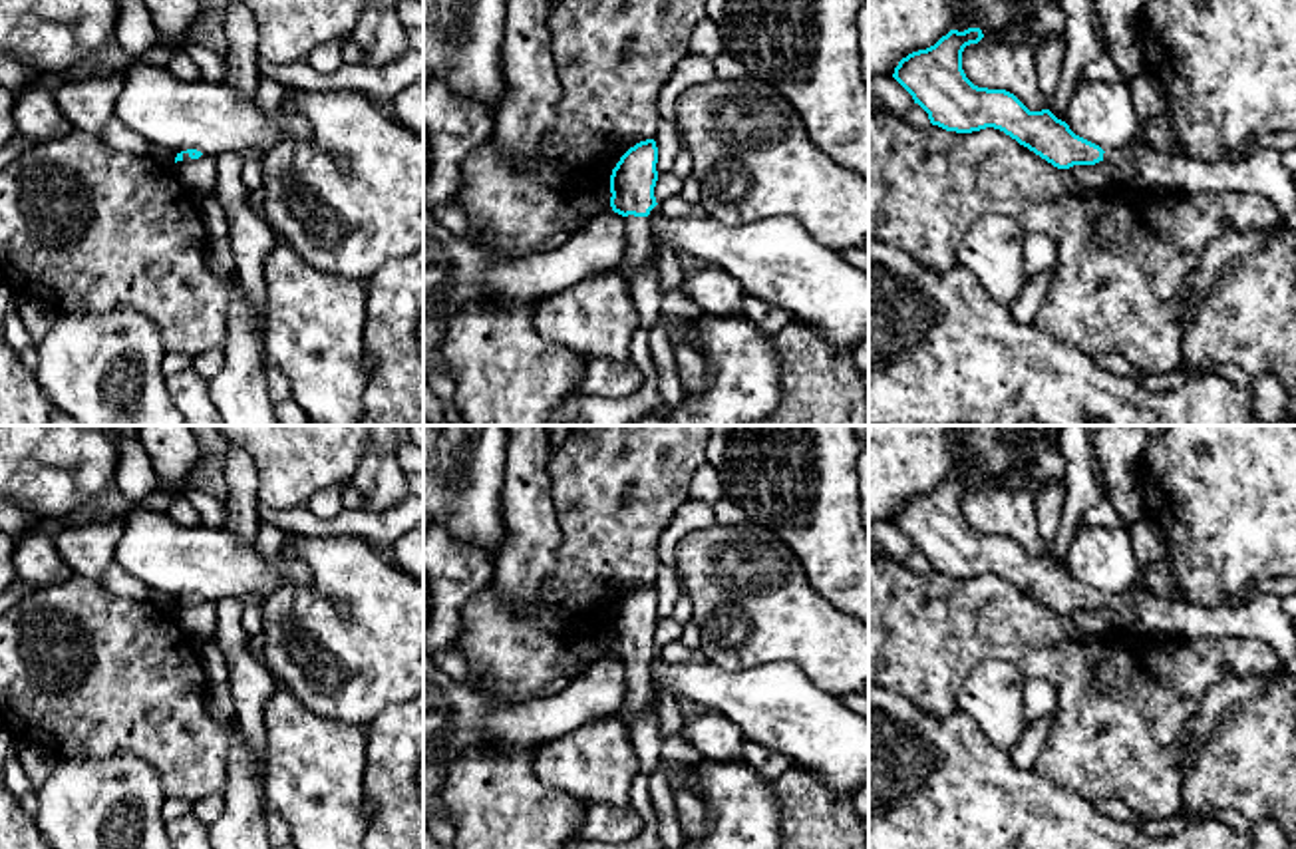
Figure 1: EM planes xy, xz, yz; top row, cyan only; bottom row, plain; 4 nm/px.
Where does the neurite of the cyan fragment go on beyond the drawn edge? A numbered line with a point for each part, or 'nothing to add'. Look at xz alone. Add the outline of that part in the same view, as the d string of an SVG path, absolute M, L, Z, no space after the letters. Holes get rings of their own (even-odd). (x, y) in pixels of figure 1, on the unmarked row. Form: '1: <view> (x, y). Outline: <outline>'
1: xz (641, 694). Outline: M628 660L626 666L626 698L622 710L614 716L622 722L630 736L632 720L658 700L658 692L650 684L650 666L648 662Z

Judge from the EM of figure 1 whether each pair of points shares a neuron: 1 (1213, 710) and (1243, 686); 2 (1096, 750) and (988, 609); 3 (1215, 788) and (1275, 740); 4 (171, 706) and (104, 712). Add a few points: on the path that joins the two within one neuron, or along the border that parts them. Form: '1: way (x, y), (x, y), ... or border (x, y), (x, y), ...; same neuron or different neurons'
1: way (1221, 702), (1235, 690); same neuron
2: way (1094, 712), (1094, 704), (1026, 637); same neuron
3: way (1229, 774), (1249, 766), (1261, 754); same neuron
4: way (156, 706), (120, 706); same neuron

